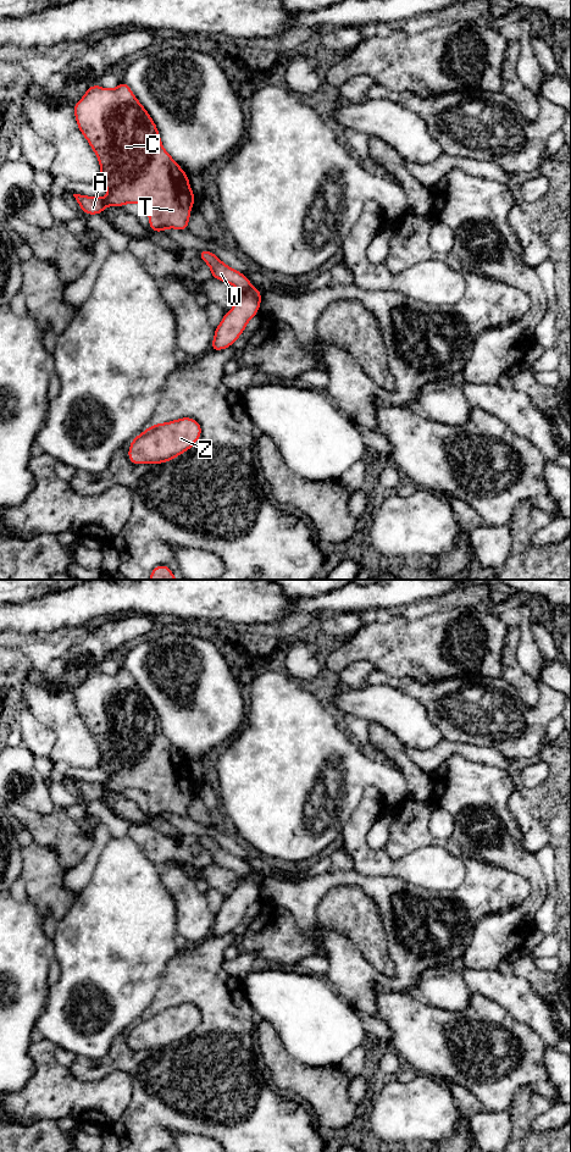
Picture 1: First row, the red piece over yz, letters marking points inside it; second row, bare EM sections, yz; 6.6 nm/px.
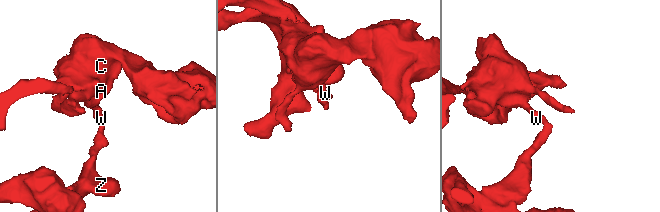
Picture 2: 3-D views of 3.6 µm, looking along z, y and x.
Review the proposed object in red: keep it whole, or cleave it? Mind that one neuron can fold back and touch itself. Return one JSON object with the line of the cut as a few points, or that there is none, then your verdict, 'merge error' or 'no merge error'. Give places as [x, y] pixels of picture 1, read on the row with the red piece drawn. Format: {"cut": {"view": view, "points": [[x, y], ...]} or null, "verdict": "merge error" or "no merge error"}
{"cut": {"view": "yz", "points": [[250, 284], [240, 292]]}, "verdict": "merge error"}

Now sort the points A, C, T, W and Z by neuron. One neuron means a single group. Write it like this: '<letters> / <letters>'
A C T W / Z

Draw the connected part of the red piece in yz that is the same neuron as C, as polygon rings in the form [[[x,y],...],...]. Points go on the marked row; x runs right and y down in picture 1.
[[[121,81],[115,89],[93,84],[73,105],[73,110],[81,133],[99,160],[101,172],[98,182],[109,189],[105,198],[73,194],[81,210],[87,215],[100,215],[106,206],[138,203],[145,207],[149,227],[155,233],[166,228],[187,232],[192,206],[196,200],[189,177],[163,149],[155,122],[128,84]]]

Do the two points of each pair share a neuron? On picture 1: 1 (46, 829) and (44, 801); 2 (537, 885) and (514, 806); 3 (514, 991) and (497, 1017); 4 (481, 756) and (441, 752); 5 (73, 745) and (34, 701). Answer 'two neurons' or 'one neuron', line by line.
1: two neurons
2: two neurons
3: two neurons
4: one neuron
5: one neuron

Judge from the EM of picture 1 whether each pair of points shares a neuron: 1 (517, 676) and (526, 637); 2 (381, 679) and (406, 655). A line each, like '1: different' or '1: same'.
1: different
2: different

